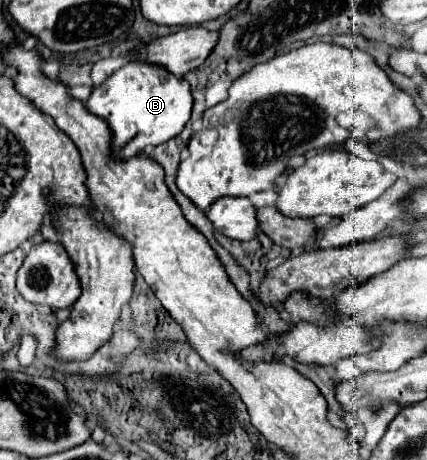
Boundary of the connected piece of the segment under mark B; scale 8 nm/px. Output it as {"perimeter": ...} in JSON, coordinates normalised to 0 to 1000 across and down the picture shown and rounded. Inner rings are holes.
{"perimeter":[[[300,135],[244,183],[220,191],[197,230],[211,248],[248,261],[262,287],[262,339],[272,348],[295,348],[304,339],[323,339],[351,313],[370,317],[417,296],[431,270],[445,261],[450,204],[436,174],[403,165],[384,148],[337,135]]]}

